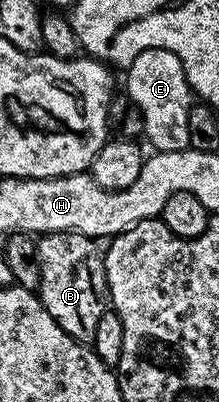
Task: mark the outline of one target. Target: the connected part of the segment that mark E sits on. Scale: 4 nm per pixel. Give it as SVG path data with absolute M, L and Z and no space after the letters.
M148 48L144 52L140 52L140 56L136 56L136 60L132 60L130 66L125 67L124 74L126 74L126 90L124 90L124 94L125 97L134 101L136 108L140 108L140 116L144 120L142 133L145 141L150 141L154 145L153 149L158 152L163 150L176 152L177 150L190 149L188 112L192 105L192 91L186 82L184 68L180 64L178 57L164 48Z

